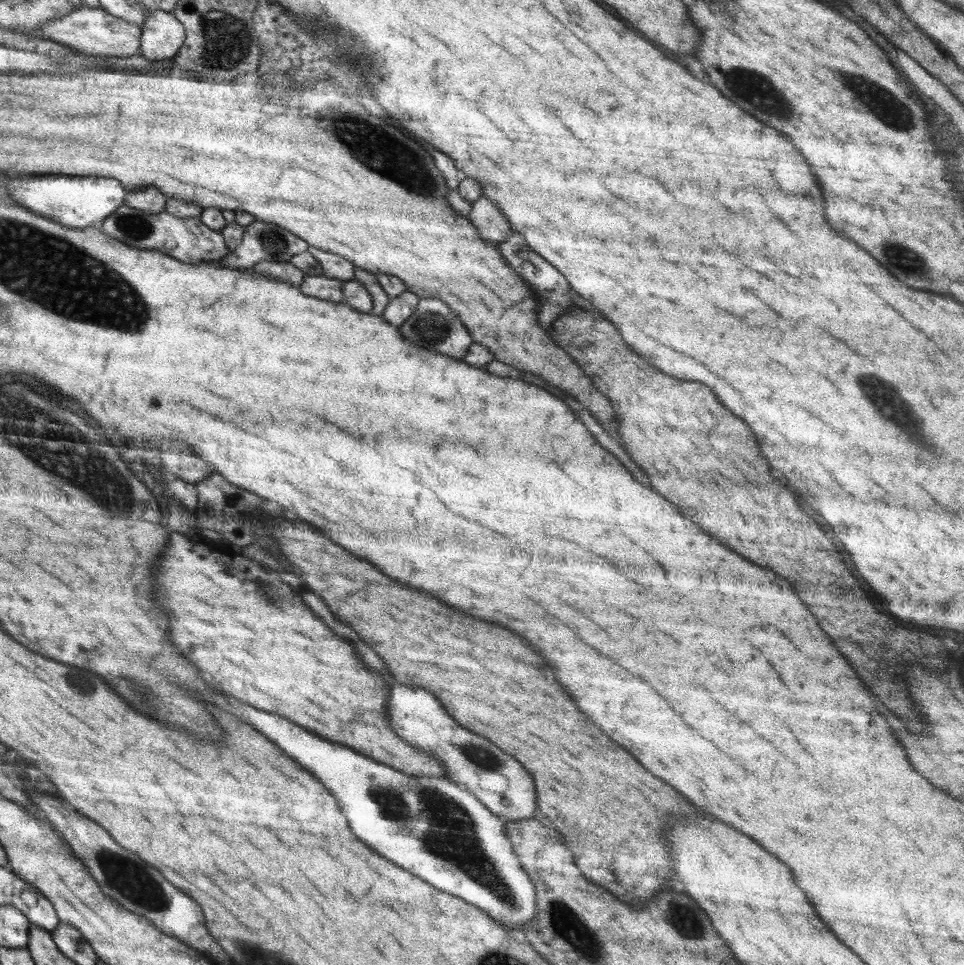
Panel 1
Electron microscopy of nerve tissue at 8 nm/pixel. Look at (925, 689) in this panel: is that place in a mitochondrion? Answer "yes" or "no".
no

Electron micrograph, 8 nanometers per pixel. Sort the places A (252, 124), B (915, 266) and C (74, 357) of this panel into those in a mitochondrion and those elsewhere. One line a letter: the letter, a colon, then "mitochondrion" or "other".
A: other
B: mitochondrion
C: other

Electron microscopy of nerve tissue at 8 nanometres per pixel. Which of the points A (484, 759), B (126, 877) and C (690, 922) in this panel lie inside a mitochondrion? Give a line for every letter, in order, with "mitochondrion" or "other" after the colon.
A: mitochondrion
B: mitochondrion
C: mitochondrion

